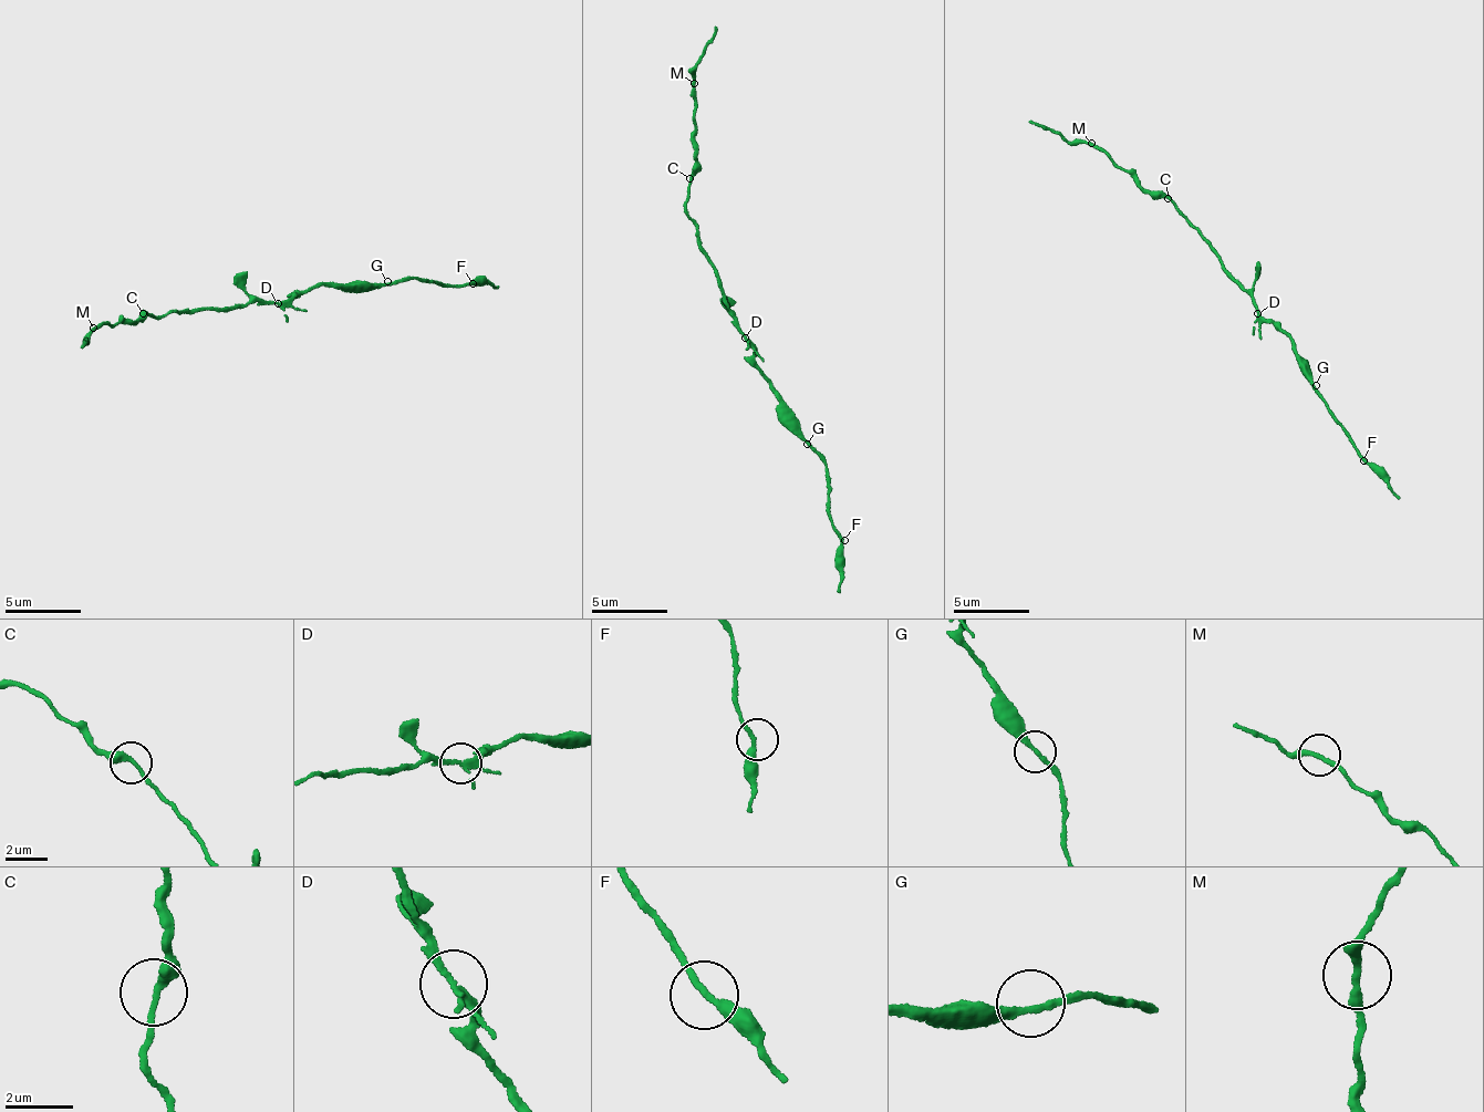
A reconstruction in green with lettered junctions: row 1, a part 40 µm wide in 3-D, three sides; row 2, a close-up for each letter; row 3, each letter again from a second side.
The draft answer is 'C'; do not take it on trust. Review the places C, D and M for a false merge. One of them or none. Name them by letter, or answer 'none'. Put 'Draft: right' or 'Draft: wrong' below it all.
none
Draft: wrong

